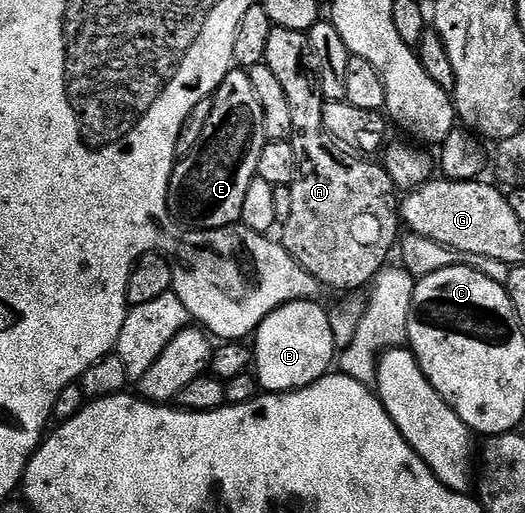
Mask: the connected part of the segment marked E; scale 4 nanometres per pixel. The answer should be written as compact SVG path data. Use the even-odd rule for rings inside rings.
M232 67L211 97L211 118L201 141L191 154L174 163L169 179L169 210L178 221L197 230L216 230L236 225L243 214L247 186L257 177L259 154L266 144L263 106L255 98L255 85L248 71Z

